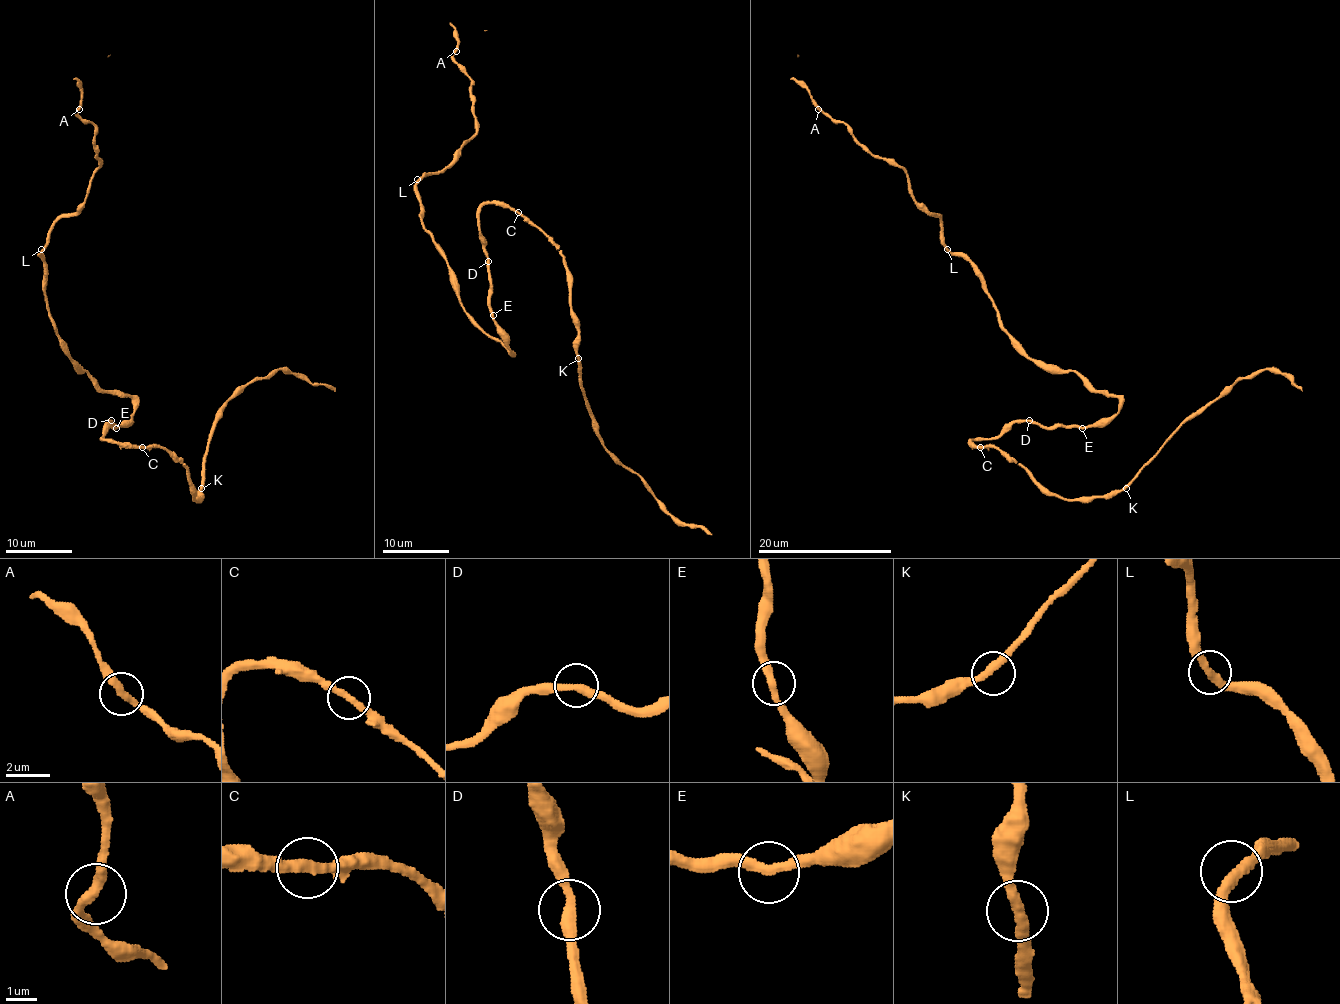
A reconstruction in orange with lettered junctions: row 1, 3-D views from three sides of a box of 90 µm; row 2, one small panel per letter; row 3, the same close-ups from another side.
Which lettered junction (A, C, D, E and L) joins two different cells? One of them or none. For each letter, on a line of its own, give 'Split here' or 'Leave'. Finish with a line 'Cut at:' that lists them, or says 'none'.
A: Leave
C: Leave
D: Leave
E: Leave
L: Leave
Cut at: none

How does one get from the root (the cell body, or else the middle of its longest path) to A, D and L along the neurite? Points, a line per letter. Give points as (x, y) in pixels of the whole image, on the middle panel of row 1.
A: (491, 317), (509, 352), (461, 307), (416, 193), (476, 133), (471, 79), (456, 51)
D: (491, 317), (488, 261)
L: (491, 317), (509, 352), (489, 337), (461, 307), (456, 275), (421, 220), (421, 201), (416, 193), (417, 179)

